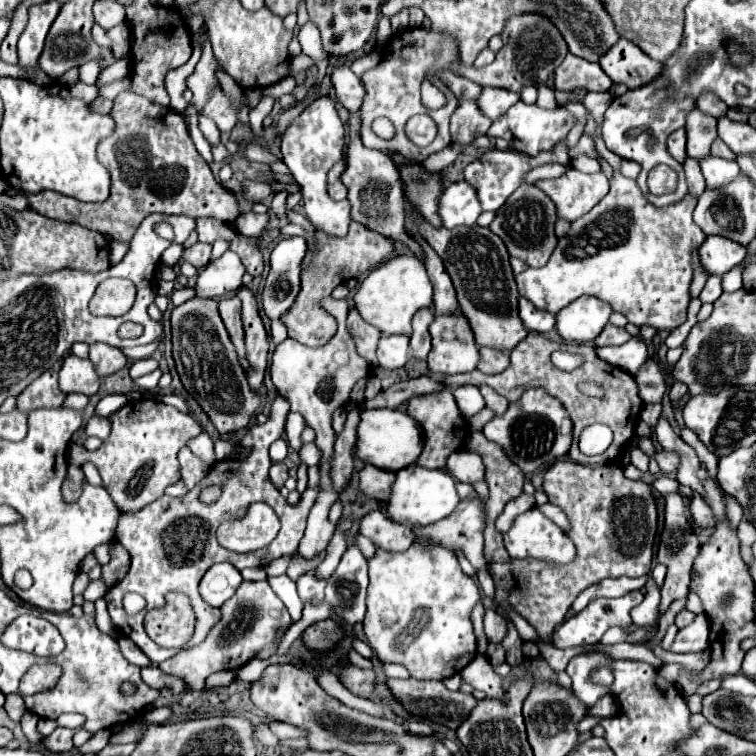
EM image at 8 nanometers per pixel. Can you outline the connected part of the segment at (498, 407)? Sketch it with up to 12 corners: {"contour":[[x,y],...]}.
{"contour":[[488,385],[480,387],[486,407],[494,415],[508,409],[508,399],[494,393]]}

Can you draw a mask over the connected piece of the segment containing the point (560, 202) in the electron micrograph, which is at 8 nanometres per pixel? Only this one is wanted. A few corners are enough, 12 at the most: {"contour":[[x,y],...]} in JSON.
{"contour":[[568,169],[534,185],[558,217],[576,221],[610,189],[602,171]]}

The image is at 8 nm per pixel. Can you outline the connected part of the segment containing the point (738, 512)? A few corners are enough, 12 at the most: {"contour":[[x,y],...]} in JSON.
{"contour":[[726,495],[728,519],[738,527],[742,507]]}

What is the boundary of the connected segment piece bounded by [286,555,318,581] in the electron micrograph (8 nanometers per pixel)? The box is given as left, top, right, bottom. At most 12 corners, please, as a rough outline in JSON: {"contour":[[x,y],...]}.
{"contour":[[294,557],[288,567],[288,577],[296,581],[300,575],[316,567],[314,561],[304,561],[302,557]]}

